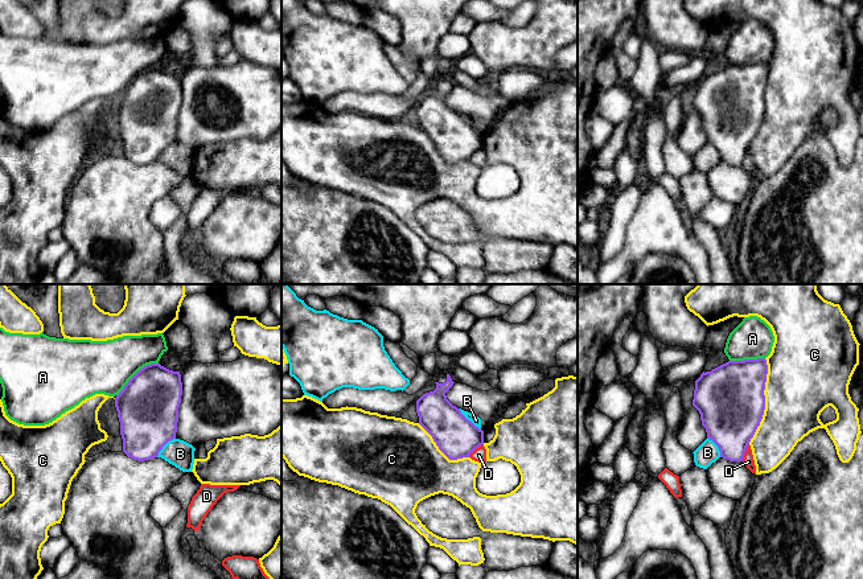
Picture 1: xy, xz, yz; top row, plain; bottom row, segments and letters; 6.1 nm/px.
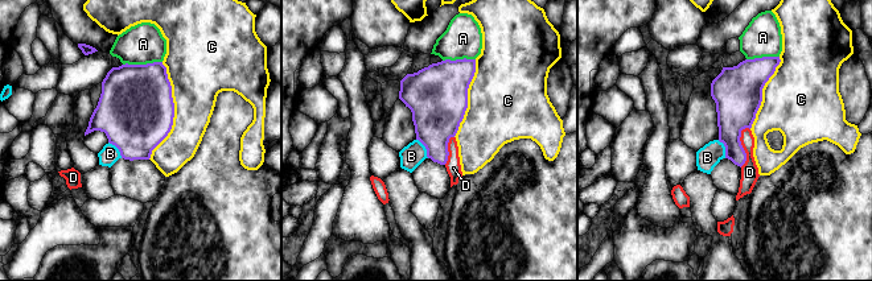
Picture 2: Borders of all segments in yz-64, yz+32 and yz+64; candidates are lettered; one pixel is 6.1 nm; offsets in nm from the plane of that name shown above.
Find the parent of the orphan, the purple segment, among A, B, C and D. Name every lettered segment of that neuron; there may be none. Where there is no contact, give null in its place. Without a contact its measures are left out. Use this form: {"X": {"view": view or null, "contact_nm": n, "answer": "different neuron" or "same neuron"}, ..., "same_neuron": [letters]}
{"A": {"view": "xy", "contact_nm": 320, "answer": "different neuron"}, "B": {"view": "xz", "contact_nm": 190, "answer": "different neuron"}, "C": {"view": "yz", "contact_nm": 550, "answer": "different neuron"}, "D": {"view": "yz", "contact_nm": 120, "answer": "different neuron"}, "same_neuron": []}

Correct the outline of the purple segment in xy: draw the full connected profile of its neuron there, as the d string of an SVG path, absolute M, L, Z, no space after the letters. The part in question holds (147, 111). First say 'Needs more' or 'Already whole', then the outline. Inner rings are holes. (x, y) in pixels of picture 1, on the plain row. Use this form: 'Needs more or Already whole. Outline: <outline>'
Already whole. Outline: M160 67L144 70L128 85L115 102L123 156L128 161L137 165L155 163L168 145L176 143L181 99L180 75L169 74Z

